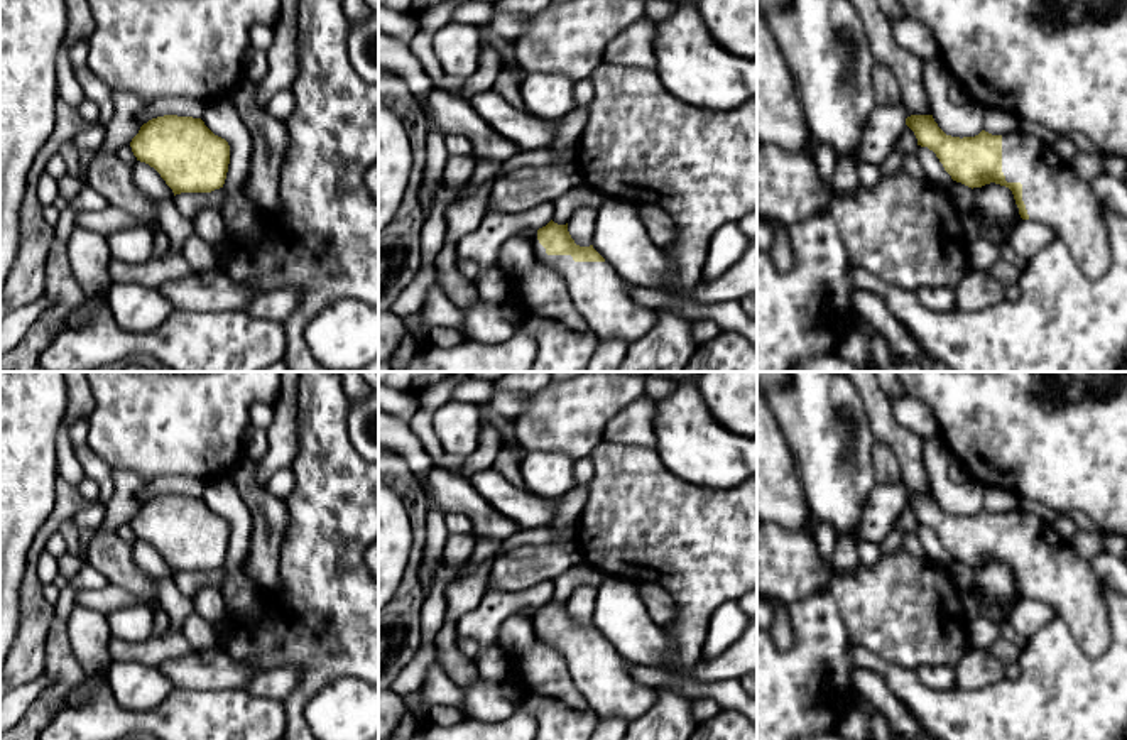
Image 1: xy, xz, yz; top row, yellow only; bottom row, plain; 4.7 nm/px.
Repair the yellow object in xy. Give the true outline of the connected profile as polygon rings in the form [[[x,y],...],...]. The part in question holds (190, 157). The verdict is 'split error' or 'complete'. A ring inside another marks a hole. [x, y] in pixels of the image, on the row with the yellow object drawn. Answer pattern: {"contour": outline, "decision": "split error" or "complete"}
{"contour": [[[164,115],[149,120],[130,142],[137,161],[154,167],[174,196],[223,188],[230,145],[201,118]]], "decision": "complete"}

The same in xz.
{"contour": [[[553,220],[537,230],[537,238],[532,242],[534,255],[558,269],[564,277],[569,299],[590,326],[590,329],[598,336],[598,340],[622,340],[627,345],[637,341],[645,333],[649,333],[657,324],[657,309],[644,307],[634,302],[629,296],[627,282],[595,248],[580,247],[574,243],[566,225],[558,225]]], "decision": "split error"}

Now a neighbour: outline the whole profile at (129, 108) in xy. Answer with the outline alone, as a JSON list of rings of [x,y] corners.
[[[113,91],[113,105],[115,115],[105,125],[105,147],[112,152],[132,142],[132,139],[139,133],[142,127],[142,115],[149,108],[149,103],[130,91]]]

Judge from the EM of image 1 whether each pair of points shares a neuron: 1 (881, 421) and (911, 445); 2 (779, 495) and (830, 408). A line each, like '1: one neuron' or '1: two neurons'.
1: one neuron
2: two neurons

